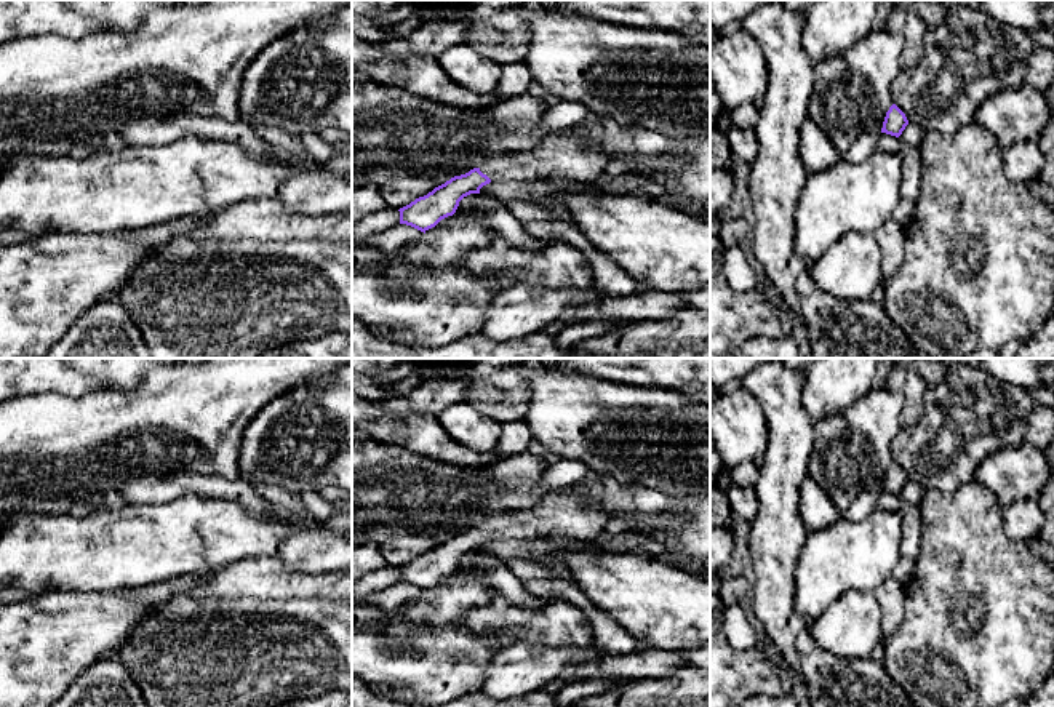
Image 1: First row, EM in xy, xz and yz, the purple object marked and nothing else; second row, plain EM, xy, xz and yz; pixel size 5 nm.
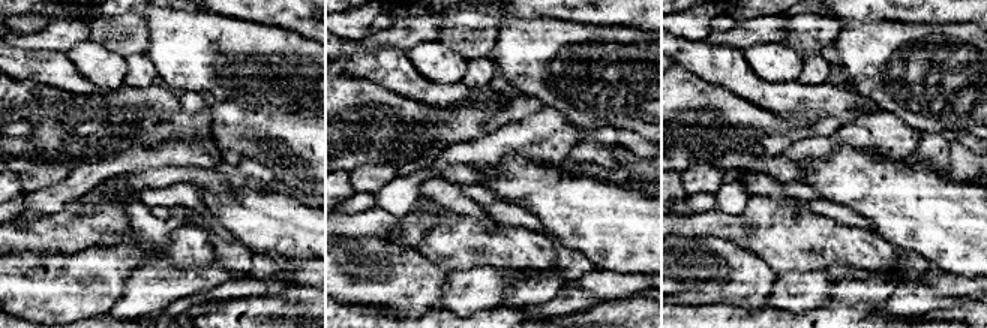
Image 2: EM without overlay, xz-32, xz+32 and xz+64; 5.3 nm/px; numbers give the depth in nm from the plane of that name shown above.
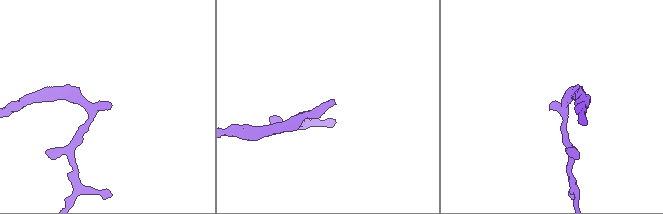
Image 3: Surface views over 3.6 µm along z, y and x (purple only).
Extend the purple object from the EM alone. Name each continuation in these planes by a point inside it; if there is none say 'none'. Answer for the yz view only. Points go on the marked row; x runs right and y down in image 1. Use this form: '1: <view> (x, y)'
none

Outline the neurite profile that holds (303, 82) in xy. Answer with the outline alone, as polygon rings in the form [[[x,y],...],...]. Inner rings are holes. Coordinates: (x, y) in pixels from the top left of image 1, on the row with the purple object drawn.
[[[352,5],[270,42],[243,72],[240,120],[293,134],[337,128],[352,138]]]

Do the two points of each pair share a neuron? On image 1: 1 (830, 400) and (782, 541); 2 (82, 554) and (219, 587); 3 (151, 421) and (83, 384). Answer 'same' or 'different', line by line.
1: different
2: different
3: different

